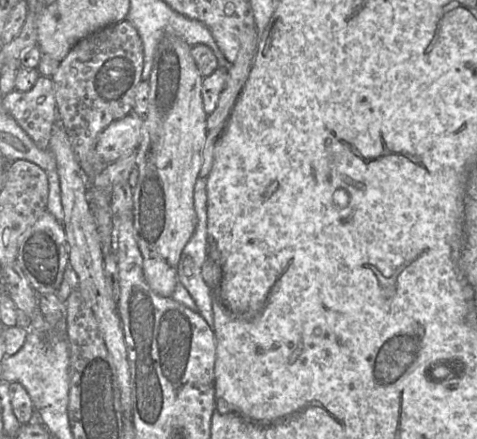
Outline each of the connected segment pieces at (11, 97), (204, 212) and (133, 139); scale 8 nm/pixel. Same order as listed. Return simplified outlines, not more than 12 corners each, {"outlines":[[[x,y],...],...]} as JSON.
{"outlines":[[[40,75],[29,91],[2,97],[6,112],[40,149],[59,122],[55,86]],[[207,178],[194,186],[196,229],[178,265],[179,282],[214,327],[213,294],[202,270],[209,256]],[[134,113],[98,137],[98,156],[111,163],[135,152],[144,119]]]}

